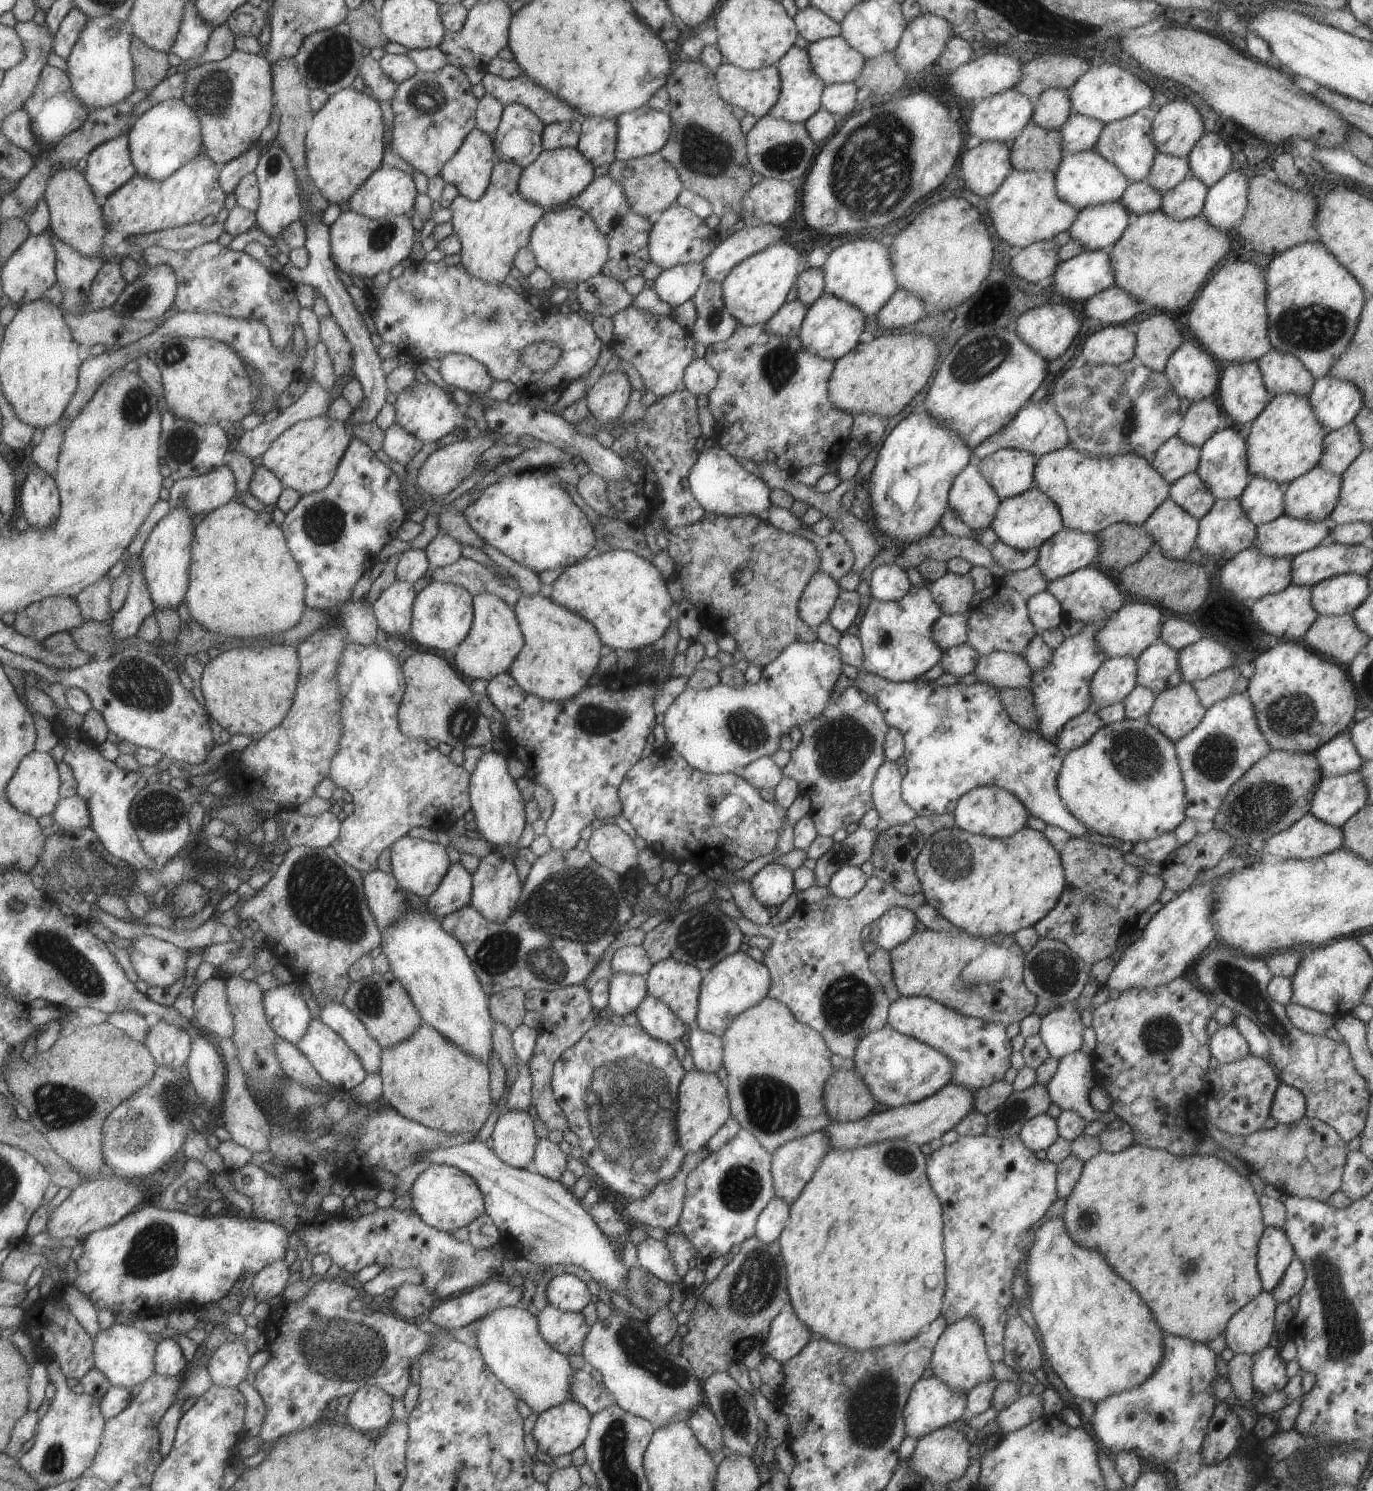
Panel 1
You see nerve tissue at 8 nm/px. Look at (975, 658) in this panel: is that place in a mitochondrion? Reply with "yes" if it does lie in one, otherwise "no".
no

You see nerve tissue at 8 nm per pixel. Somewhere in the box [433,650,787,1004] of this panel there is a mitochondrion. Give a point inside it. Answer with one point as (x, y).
(573, 907)

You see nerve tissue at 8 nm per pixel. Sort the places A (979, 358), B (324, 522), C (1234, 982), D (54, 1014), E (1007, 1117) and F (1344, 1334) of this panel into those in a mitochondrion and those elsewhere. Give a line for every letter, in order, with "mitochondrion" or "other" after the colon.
A: mitochondrion
B: mitochondrion
C: mitochondrion
D: other
E: mitochondrion
F: mitochondrion

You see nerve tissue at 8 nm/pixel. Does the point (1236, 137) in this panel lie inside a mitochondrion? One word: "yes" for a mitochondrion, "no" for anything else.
no

